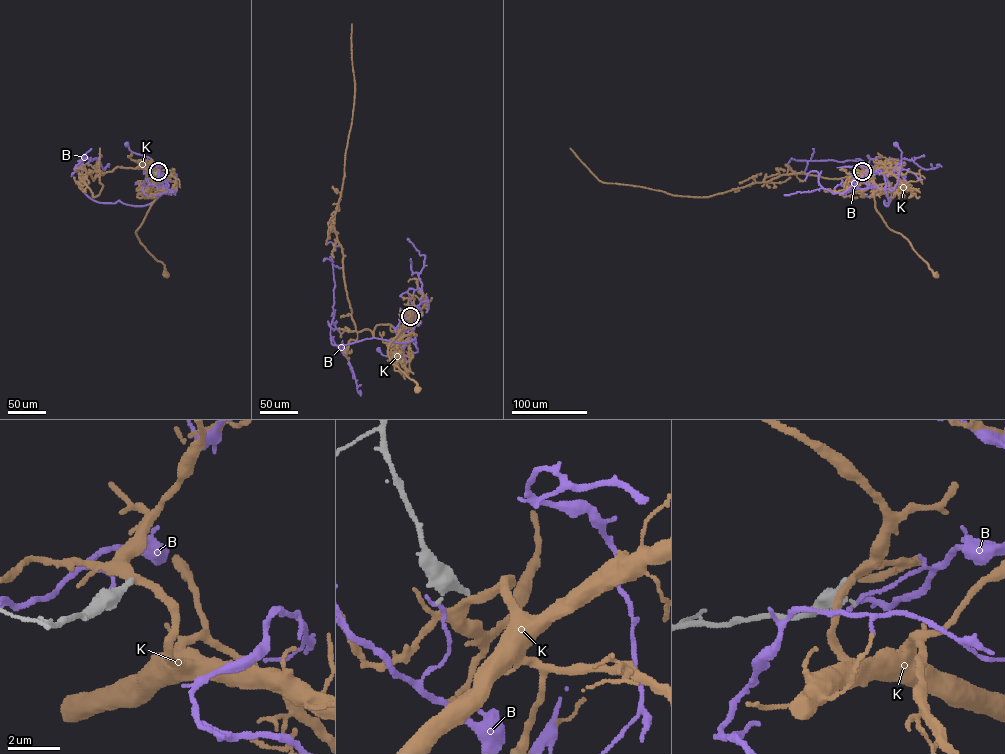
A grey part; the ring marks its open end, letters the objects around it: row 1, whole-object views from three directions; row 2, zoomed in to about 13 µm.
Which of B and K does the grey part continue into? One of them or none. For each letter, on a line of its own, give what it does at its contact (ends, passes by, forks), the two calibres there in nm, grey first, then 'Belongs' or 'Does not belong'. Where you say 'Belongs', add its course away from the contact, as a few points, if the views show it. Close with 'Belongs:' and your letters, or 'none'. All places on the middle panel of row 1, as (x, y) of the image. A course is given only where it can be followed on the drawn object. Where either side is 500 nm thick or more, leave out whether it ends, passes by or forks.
B: It ends there. Thickness 320 nm (grey) against 160 nm. Does not belong
K: It passes by. Thickness 340 nm (grey) against 320 nm. Does not belong
Belongs: none

